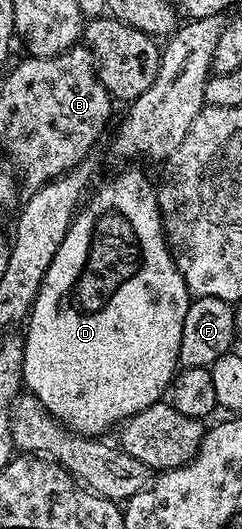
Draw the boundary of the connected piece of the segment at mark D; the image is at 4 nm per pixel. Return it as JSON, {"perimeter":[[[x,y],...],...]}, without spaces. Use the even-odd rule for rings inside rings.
{"perimeter":[[[126,166],[115,180],[110,180],[94,197],[81,205],[80,211],[70,223],[64,242],[60,242],[60,250],[56,250],[56,258],[48,266],[42,279],[34,306],[30,309],[28,323],[25,325],[26,336],[22,345],[22,382],[29,395],[35,396],[50,411],[54,419],[65,428],[77,432],[79,436],[98,438],[105,428],[113,429],[121,425],[123,420],[134,416],[140,410],[159,403],[167,395],[171,381],[179,367],[178,351],[180,350],[180,334],[184,330],[184,318],[188,314],[192,297],[186,289],[184,278],[174,264],[174,255],[166,244],[166,234],[162,231],[162,212],[158,209],[158,189],[155,181],[149,180],[138,166]]]}

